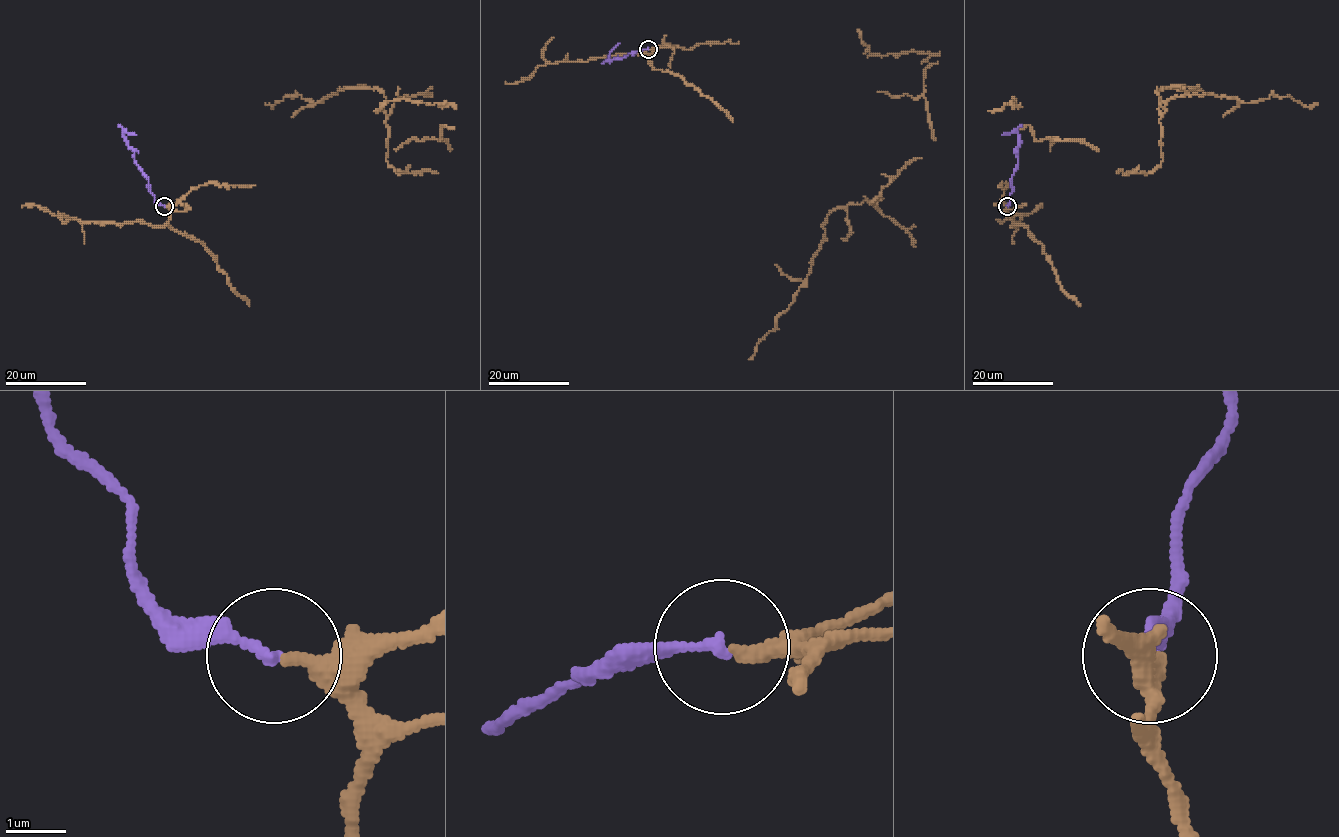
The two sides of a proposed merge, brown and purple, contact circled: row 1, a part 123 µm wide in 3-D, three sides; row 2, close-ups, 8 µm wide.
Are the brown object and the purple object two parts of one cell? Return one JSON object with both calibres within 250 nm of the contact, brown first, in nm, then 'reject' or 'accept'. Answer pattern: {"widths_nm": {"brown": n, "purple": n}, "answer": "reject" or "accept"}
{"widths_nm": {"brown": 280, "purple": 180}, "answer": "reject"}

